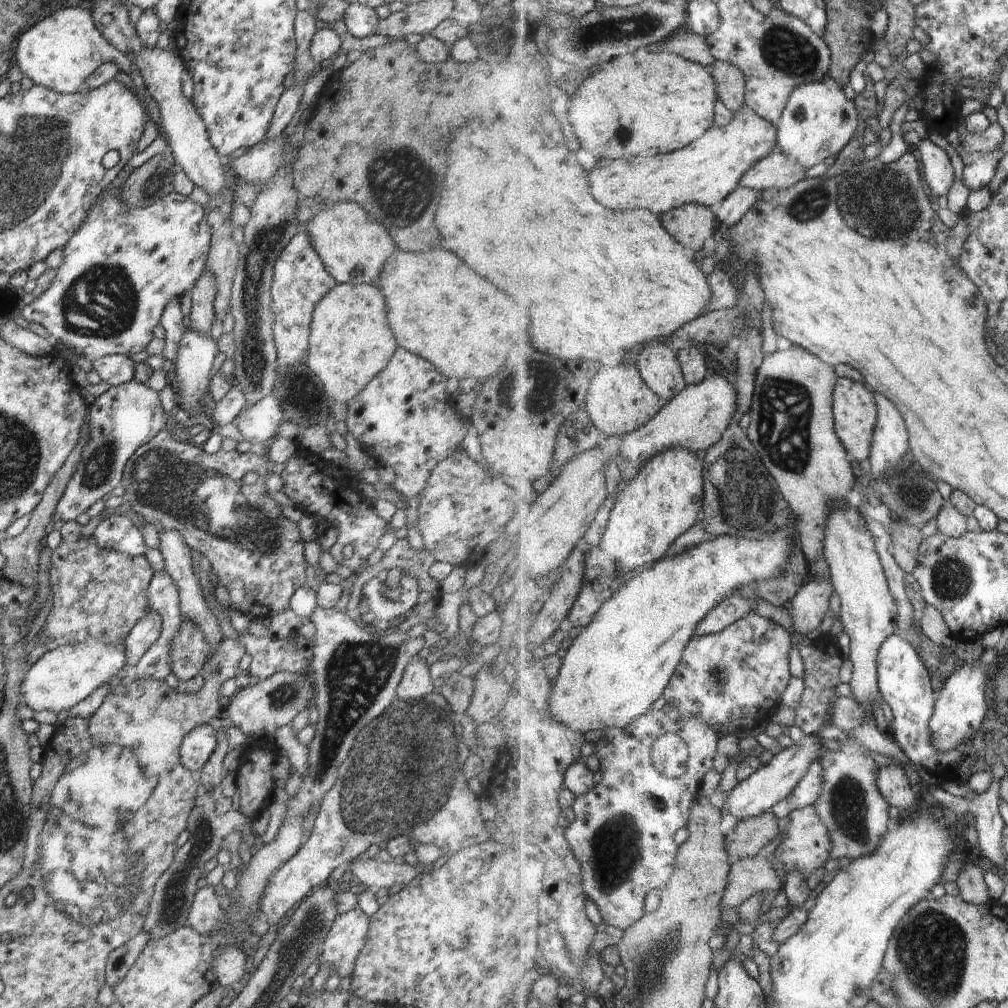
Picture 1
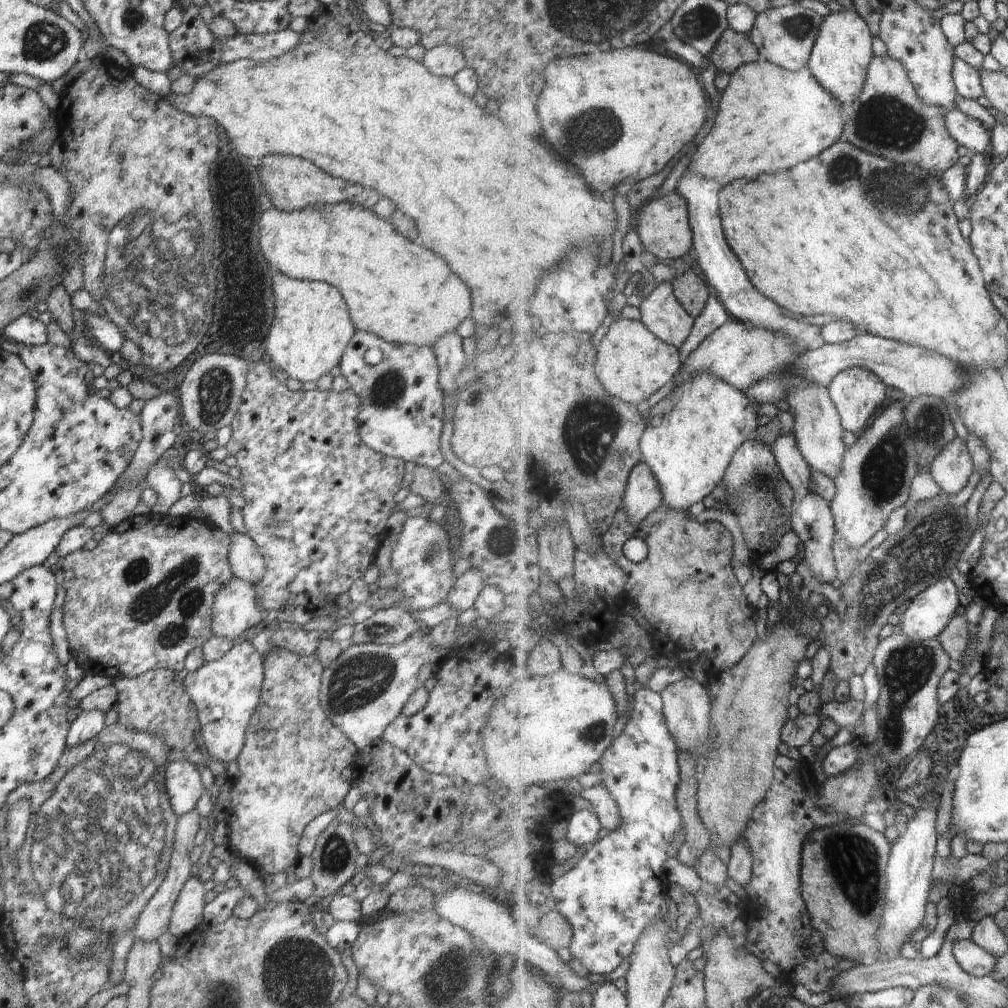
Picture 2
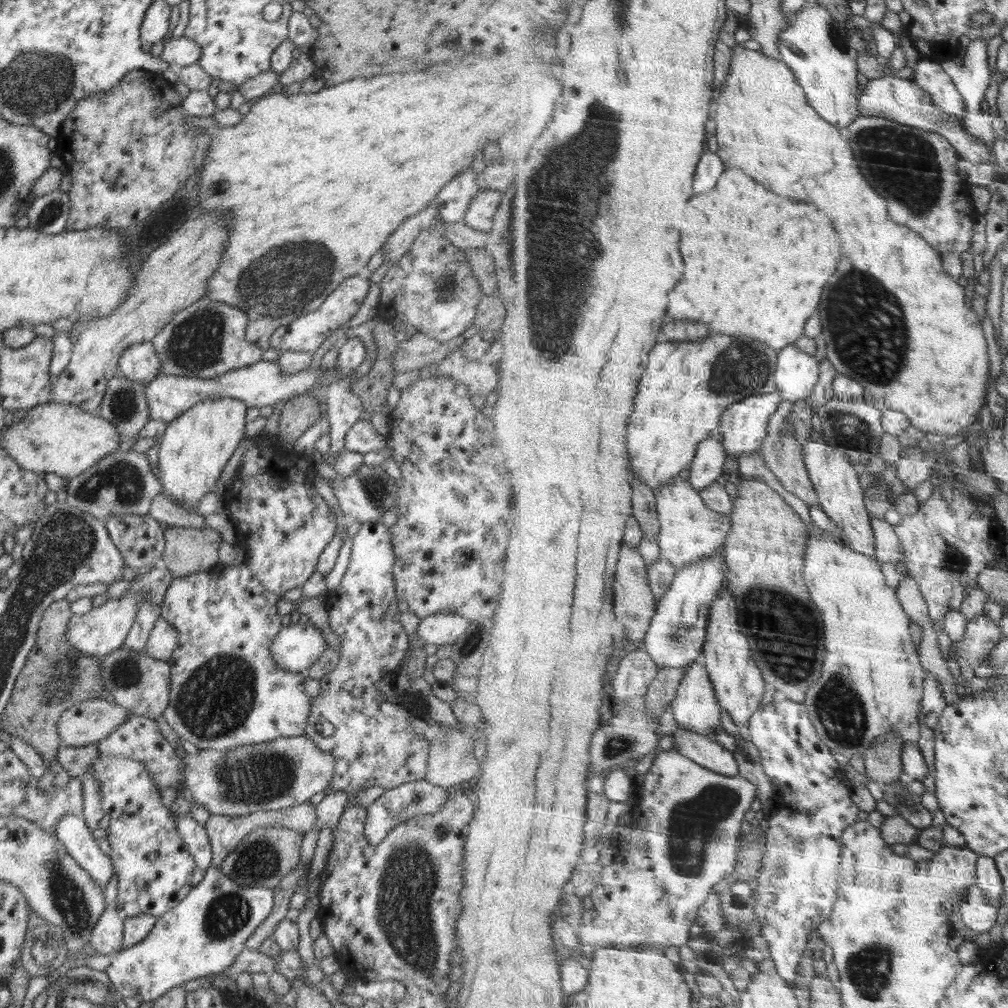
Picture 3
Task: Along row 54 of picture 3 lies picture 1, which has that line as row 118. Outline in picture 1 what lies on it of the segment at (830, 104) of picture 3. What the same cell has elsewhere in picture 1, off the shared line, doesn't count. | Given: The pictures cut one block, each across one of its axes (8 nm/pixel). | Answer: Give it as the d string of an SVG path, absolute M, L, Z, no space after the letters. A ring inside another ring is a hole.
M832 76L821 81L804 83L793 92L786 107L779 128L779 150L791 159L814 168L816 164L828 160L832 154L840 154L862 126L858 106L848 98L844 87Z

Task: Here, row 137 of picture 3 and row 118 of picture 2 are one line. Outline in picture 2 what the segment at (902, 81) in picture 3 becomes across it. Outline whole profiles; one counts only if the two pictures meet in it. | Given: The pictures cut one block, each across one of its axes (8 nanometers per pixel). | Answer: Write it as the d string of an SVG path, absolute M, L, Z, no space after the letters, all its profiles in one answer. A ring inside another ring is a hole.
M953 109L945 115L945 124L948 131L959 144L967 147L976 153L984 153L988 156L992 152L992 132L985 128L985 125L964 114L962 110Z

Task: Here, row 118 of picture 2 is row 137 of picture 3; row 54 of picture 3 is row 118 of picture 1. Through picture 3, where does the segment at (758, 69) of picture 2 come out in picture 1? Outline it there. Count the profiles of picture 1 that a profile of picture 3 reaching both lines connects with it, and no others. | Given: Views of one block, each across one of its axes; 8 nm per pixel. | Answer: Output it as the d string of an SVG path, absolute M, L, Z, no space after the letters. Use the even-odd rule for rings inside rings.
M750 109L735 113L734 120L725 127L712 127L701 139L695 140L689 147L673 153L658 153L652 158L626 158L626 160L602 160L600 168L592 174L594 194L602 204L614 210L634 210L650 208L652 212L666 214L685 204L698 203L718 206L740 189L744 175L762 159L779 150L779 128L771 120Z

